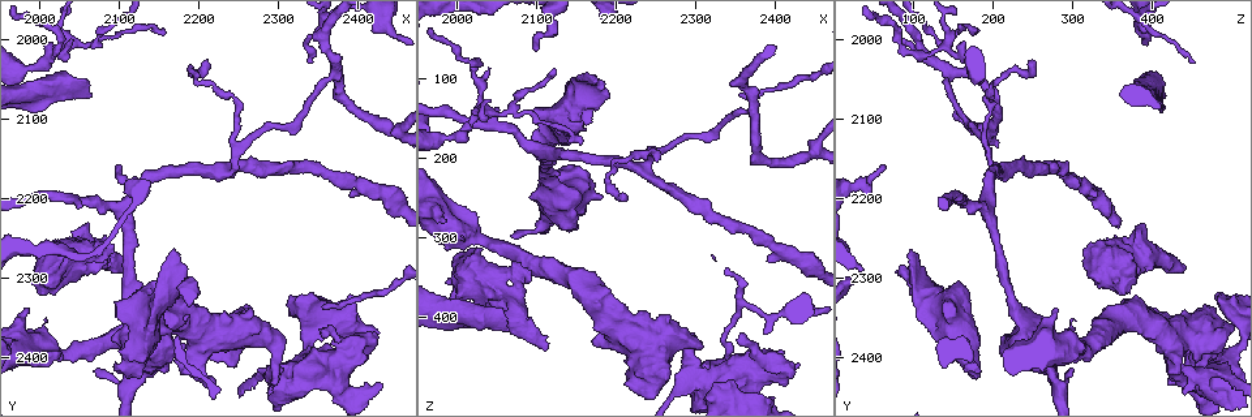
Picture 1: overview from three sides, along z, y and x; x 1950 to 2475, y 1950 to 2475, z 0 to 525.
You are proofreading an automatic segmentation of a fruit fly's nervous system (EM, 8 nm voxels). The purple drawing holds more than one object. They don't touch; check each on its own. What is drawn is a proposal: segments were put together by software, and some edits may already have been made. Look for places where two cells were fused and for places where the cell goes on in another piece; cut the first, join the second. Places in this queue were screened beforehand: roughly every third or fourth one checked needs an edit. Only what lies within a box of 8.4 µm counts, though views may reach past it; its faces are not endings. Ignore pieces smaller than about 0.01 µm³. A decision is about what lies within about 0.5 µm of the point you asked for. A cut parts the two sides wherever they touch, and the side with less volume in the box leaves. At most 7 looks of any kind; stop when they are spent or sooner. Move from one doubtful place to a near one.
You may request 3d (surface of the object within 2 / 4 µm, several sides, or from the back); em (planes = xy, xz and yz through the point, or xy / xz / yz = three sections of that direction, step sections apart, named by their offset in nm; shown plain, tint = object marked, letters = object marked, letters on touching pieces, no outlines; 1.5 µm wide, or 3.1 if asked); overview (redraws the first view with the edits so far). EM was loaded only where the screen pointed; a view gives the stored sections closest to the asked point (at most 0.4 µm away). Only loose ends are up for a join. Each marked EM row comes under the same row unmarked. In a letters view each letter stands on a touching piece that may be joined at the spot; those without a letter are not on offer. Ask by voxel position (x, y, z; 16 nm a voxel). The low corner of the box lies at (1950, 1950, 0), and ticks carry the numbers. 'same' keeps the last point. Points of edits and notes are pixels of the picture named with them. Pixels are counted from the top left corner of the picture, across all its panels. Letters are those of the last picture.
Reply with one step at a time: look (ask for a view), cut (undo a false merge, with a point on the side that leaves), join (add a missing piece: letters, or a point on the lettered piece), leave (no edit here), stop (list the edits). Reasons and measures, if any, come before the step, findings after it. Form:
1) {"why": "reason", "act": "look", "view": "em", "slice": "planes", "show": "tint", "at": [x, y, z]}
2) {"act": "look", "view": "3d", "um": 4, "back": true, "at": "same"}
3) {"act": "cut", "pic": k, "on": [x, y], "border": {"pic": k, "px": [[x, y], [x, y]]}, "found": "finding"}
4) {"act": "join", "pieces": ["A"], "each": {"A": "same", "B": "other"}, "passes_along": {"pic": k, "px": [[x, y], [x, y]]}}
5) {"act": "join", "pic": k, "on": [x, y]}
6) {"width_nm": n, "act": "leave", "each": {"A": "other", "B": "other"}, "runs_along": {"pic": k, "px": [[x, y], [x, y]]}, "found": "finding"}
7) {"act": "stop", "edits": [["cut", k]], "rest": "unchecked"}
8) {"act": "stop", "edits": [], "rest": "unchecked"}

{"why": "branch stops here", "act": "look", "view": "3d", "um": 4, "at": [2170, 2270, 95]}

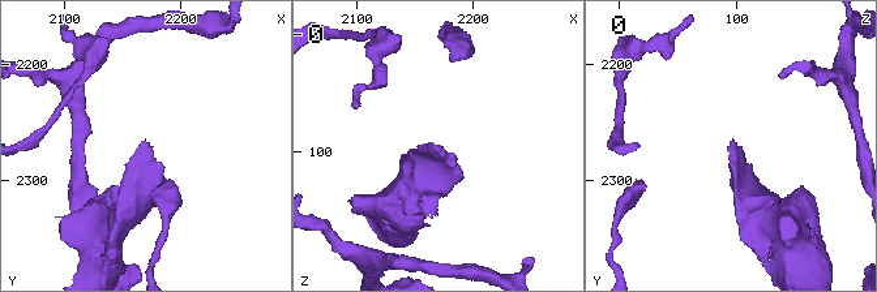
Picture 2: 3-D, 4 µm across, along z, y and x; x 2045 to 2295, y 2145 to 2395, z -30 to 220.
{"why": "now the EM", "act": "look", "view": "em", "slice": "planes", "show": "letters", "at": [2168, 2268, 96]}

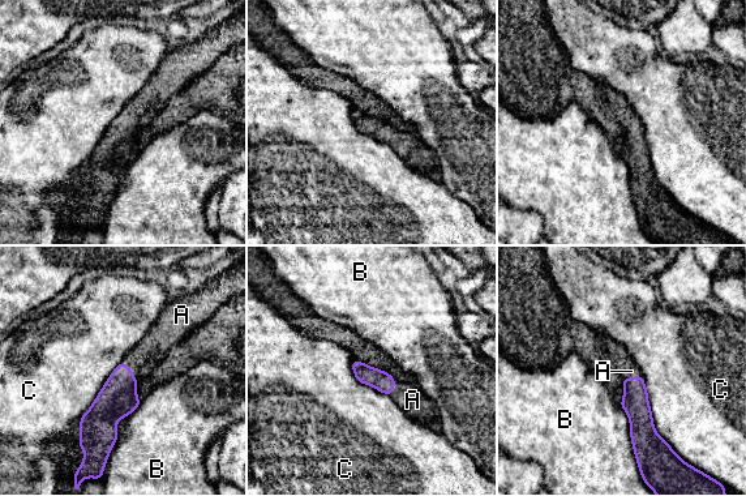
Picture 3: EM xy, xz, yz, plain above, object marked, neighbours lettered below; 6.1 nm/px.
{"act": "join", "pieces": ["A"], "each": {"A": "same", "B": "other", "C": "other"}, "passes_along": {"pic": 3, "px": [[635, 402], [631, 377], [631, 371]]}, "found": "it goes on there"}

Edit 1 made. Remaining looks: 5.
{"why": "sharp bend", "act": "look", "view": "3d", "um": 4, "at": [2190, 2045, 225]}

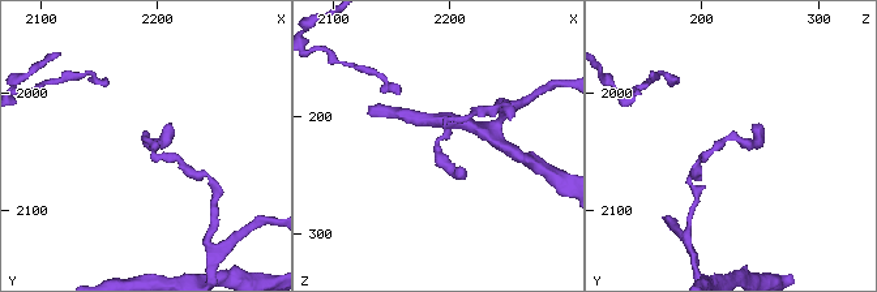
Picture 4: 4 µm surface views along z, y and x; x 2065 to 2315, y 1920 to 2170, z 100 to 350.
{"act": "look", "view": "em", "slice": "yz", "step": 8, "show": "tint", "at": [2194, 2040, 226]}

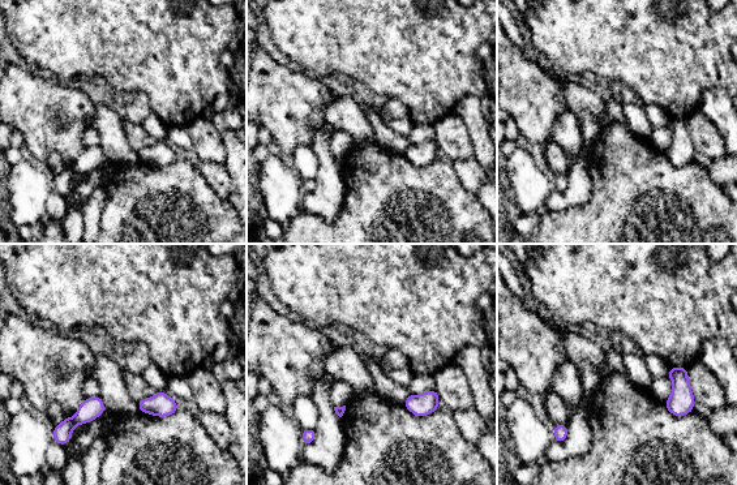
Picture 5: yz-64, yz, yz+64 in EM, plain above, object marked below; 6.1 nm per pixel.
{"act": "look", "view": "em", "slice": "planes", "show": "letters", "at": "same"}

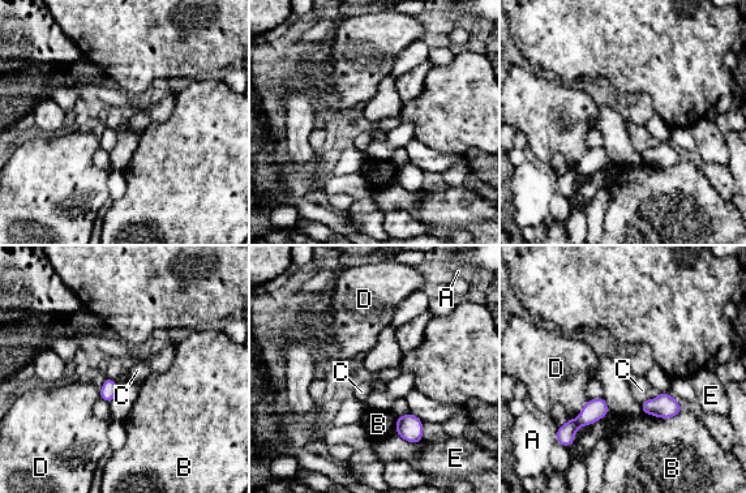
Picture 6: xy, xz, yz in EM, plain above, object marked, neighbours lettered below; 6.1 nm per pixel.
{"width_nm": 90, "longest_contact_nm": ["B", 240], "act": "leave", "each": {"A": "other", "B": "other", "C": "other", "D": "other", "E": "other"}, "found": "one cell here"}

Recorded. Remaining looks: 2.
{"why": "sharp bend", "act": "look", "view": "em", "slice": "planes", "show": "letters", "at": [2370, 2040, 140]}

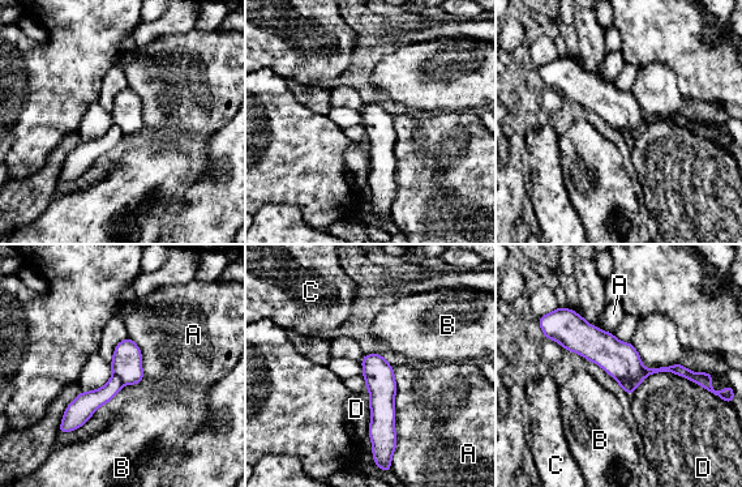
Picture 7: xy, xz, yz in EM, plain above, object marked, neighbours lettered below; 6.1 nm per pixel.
{"longest_contact_nm": ["A", 550], "act": "cut", "pic": 7, "on": [620, 359], "each": {"A": "other", "B": "other", "C": "other", "D": "other"}, "found": "two cells meet here"}

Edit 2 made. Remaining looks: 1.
{"act": "stop", "edits": [["join", 3], ["cut", 7]], "rest": "unchecked"}

